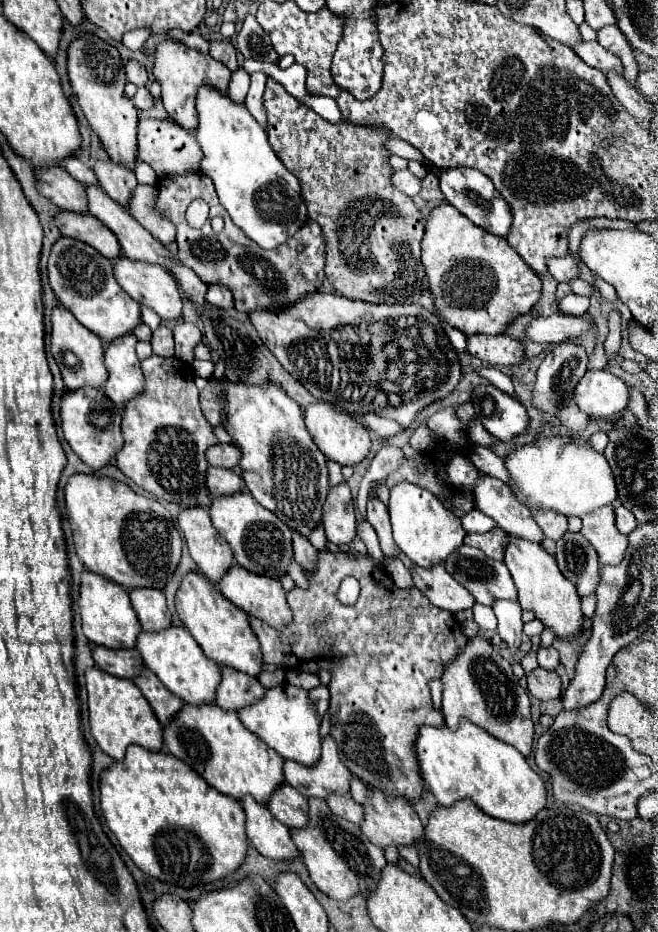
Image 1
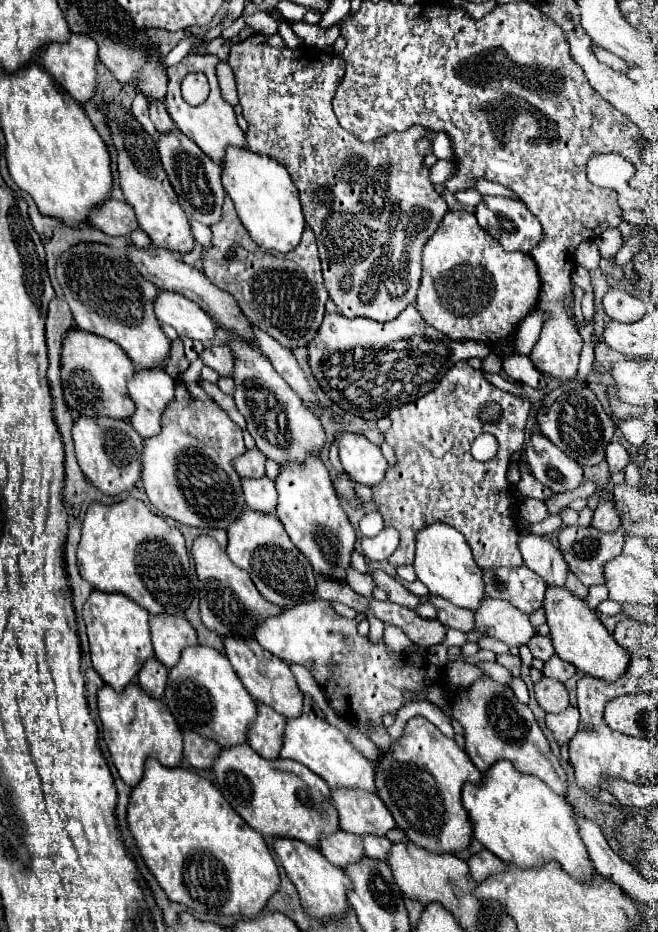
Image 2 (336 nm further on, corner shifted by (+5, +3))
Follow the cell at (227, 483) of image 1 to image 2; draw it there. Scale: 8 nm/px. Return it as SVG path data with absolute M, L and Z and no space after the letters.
M268 476L262 478L242 478L244 502L256 512L272 514L276 510L276 488Z

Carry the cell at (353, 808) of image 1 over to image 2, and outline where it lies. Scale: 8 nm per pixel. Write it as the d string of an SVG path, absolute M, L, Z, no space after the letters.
M364 834L362 836L362 844L364 844L364 852L370 858L376 860L386 860L388 856L388 848L390 848L390 840L386 836L374 836L374 834Z

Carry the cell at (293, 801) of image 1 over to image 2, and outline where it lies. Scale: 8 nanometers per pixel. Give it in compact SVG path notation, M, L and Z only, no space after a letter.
M336 830L334 834L322 836L318 840L318 850L328 858L328 862L332 862L334 866L344 868L350 862L360 860L360 856L364 856L362 844L360 844L360 836L344 832L344 830Z

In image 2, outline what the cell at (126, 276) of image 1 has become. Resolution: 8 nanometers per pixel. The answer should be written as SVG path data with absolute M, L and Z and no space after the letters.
M160 290L154 300L154 314L160 324L170 324L180 336L200 342L214 338L216 326L212 316L186 296Z

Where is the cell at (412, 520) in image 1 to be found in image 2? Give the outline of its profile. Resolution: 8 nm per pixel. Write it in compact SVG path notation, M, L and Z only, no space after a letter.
M430 524L416 534L416 558L414 558L416 578L428 586L428 590L436 596L444 596L452 604L460 608L478 608L480 600L484 598L484 582L480 576L480 566L474 562L472 552L464 536L448 526L448 524Z

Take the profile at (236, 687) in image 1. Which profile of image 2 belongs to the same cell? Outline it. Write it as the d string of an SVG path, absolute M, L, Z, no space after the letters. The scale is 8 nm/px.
M256 704L258 712L254 722L248 726L248 744L262 756L262 758L278 758L282 746L282 730L284 730L284 716L276 714L266 704Z

